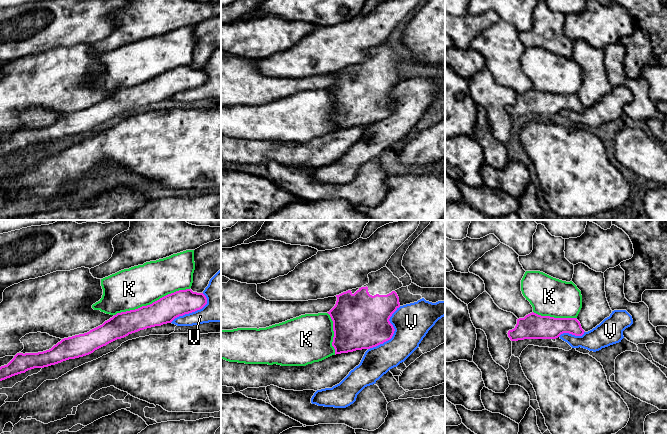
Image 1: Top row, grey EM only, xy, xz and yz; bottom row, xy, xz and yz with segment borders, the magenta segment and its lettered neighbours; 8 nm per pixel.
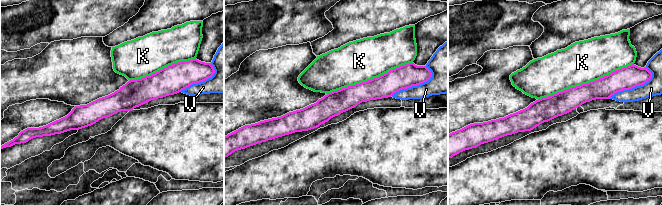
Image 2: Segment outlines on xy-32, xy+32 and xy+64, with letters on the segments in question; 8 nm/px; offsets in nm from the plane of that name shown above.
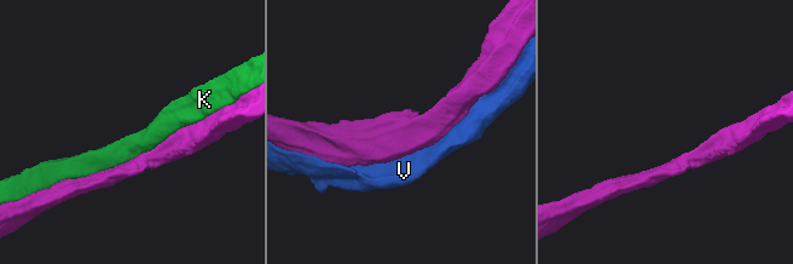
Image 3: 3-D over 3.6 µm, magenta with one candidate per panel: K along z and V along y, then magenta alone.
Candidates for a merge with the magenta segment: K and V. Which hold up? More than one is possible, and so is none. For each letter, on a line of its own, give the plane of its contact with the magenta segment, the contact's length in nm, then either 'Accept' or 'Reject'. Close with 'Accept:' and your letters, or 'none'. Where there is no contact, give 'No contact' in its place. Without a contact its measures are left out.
K: Touches magenta in xy. Shared border 650 nm. Reject
V: Touches magenta in xz. Shared border 440 nm. Reject
Accept: none

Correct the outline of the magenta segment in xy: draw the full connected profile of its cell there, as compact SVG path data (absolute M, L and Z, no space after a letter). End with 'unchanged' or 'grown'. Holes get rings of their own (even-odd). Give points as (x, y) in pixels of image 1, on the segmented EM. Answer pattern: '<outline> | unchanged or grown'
M191 289L179 290L168 294L150 305L142 306L135 310L117 313L102 325L87 333L64 338L51 349L38 353L17 353L14 358L0 367L0 381L12 376L25 373L34 368L44 368L61 363L69 359L83 357L107 344L128 336L129 334L147 328L171 323L175 318L202 309L207 304L207 298L203 293L193 292Z | unchanged

